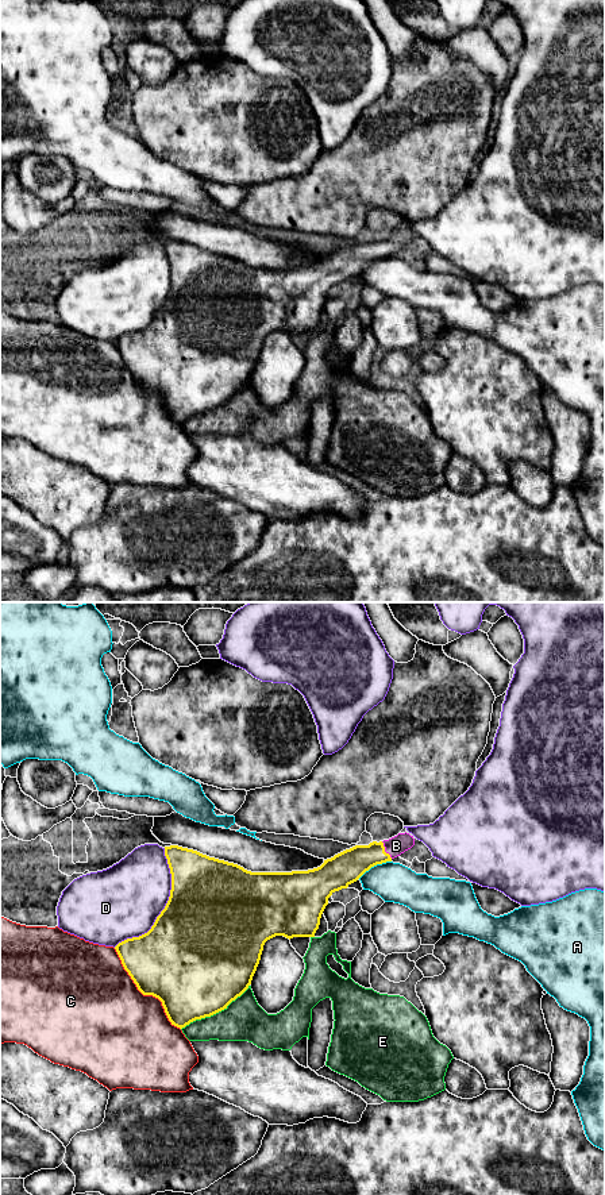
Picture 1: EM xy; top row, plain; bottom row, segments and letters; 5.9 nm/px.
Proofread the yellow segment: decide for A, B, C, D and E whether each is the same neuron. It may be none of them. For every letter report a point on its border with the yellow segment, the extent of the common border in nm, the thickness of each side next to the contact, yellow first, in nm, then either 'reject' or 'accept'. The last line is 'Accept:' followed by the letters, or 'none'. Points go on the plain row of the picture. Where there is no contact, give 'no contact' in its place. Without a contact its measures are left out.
A: meets yellow in xy at (374, 259); contact 220 nm long; 190 nm thick on the yellow side, 240 nm on the other; reject
B: meets yellow in xy at (384, 245); contact 120 nm long; 190 nm thick on the yellow side, 120 nm on the other; accept
C: meets yellow in xy at (143, 389); contact 650 nm long; 460 nm thick on the yellow side, 500 nm on the other; reject
D: meets yellow in xy at (165, 301); contact 650 nm long; 500 nm thick on the yellow side, 440 nm on the other; reject
E: meets yellow in xy at (215, 408); contact 480 nm long; 500 nm thick on the yellow side, 260 nm on the other; reject
Accept: B

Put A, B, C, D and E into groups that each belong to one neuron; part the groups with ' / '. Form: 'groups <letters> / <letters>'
groups A / B / C / D / E

